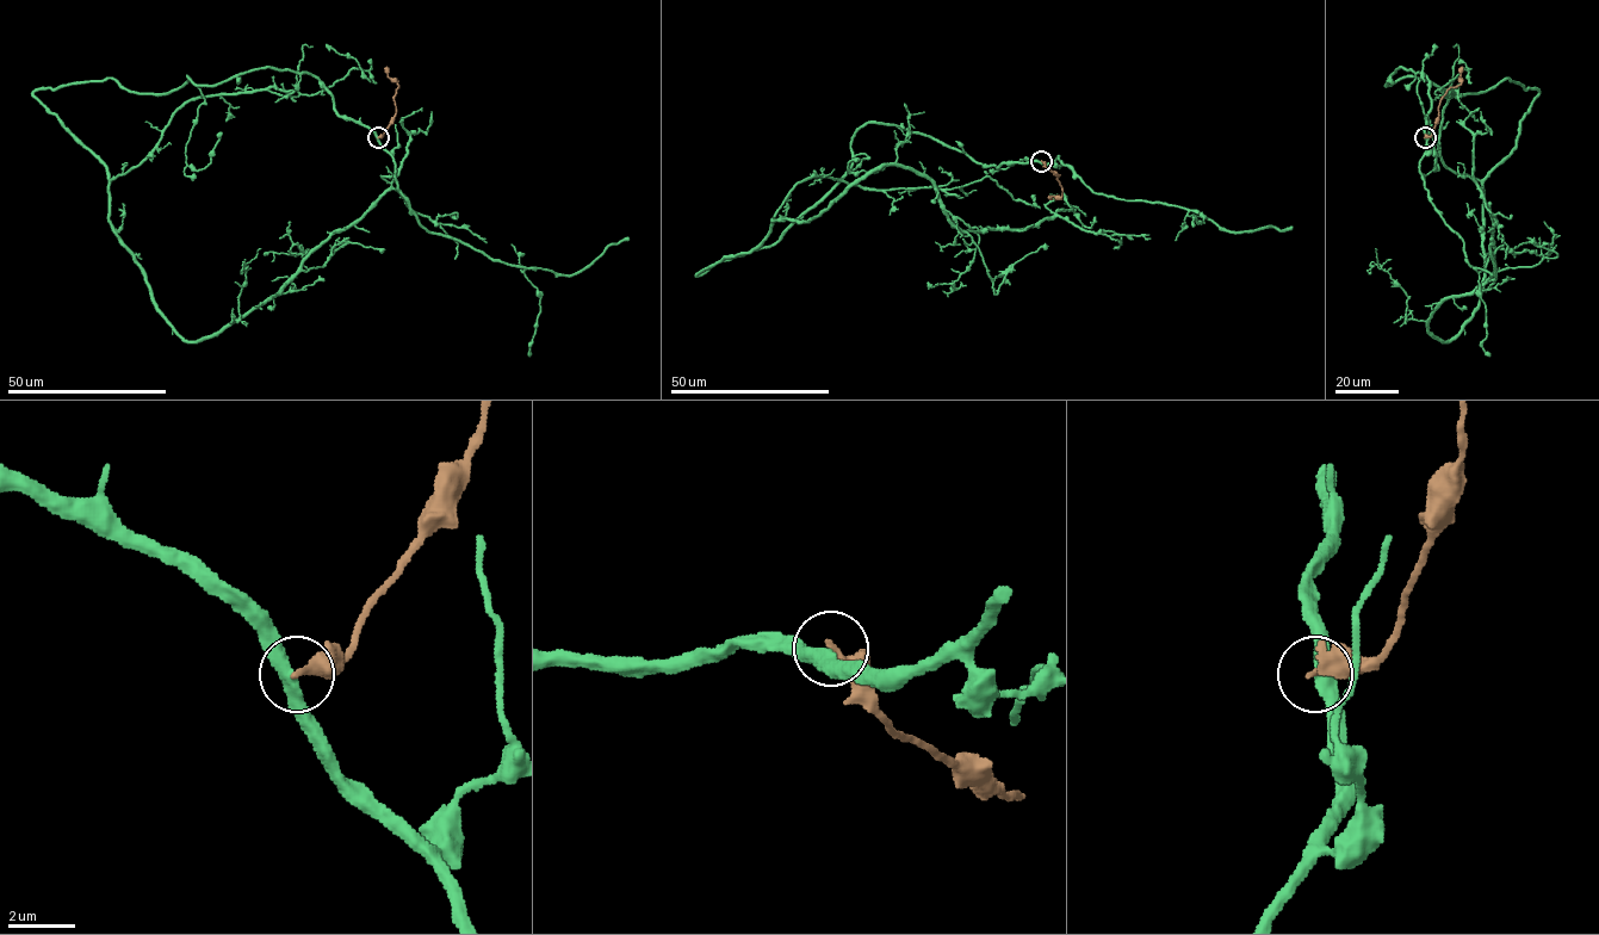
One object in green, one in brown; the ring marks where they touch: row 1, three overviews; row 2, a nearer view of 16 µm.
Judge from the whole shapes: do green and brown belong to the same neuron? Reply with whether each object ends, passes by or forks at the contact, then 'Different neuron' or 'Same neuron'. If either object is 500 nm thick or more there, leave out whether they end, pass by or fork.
At the ring green passes by. At the ring brown ends. Different neuron

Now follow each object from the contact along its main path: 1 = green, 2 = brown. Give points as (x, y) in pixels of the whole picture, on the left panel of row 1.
1: (378, 137), (290, 70), (32, 93), (105, 167), (111, 229), (186, 340), (260, 307), (391, 189), (487, 242)
2: (378, 137), (394, 116), (394, 97), (398, 87), (388, 75), (386, 67)

